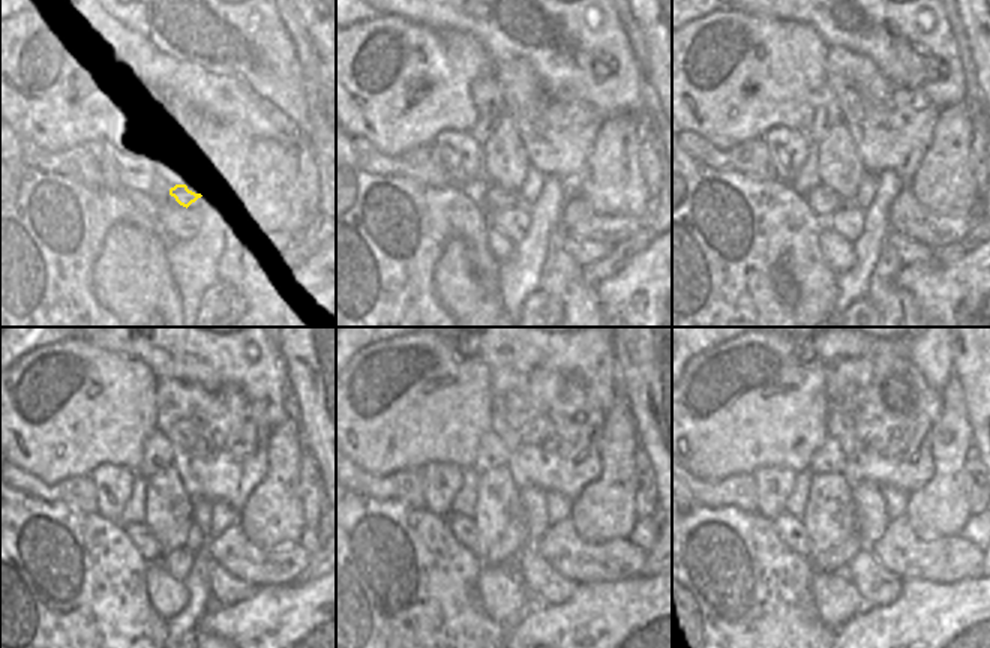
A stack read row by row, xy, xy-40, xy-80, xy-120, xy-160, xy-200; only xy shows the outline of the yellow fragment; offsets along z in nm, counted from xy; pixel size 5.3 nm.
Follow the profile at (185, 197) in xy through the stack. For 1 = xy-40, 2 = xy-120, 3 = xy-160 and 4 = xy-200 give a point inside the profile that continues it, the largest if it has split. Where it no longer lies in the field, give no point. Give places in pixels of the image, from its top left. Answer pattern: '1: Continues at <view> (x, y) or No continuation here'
1: Continues at xy-40 (495, 198)
2: Continues at xy-120 (140, 534)
3: Continues at xy-160 (462, 528)
4: Continues at xy-200 (789, 528).

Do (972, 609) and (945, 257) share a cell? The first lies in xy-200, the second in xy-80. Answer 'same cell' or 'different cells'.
different cells

